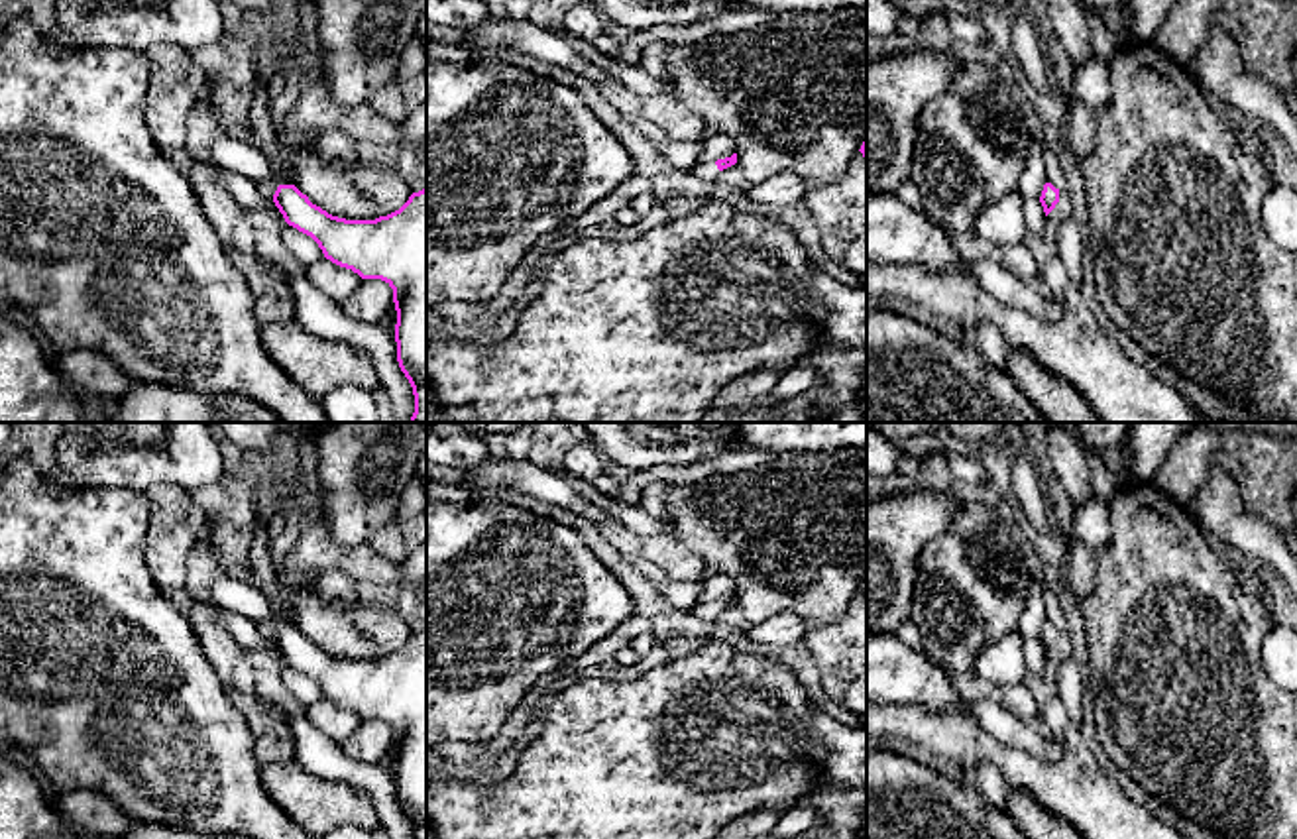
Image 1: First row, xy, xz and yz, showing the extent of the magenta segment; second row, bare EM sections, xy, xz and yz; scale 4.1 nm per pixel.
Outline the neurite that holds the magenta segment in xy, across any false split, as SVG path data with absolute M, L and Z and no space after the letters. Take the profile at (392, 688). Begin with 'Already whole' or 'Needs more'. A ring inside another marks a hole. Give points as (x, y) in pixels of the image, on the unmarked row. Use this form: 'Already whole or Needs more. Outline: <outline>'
Already whole. Outline: M279 625L273 643L285 662L310 676L324 698L362 719L381 719L393 729L397 751L397 802L415 839L426 839L426 627L395 652L375 660L346 660L312 644L295 625Z

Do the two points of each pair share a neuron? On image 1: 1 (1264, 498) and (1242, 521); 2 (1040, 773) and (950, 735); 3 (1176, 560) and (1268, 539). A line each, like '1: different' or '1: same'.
1: different
2: same
3: different

